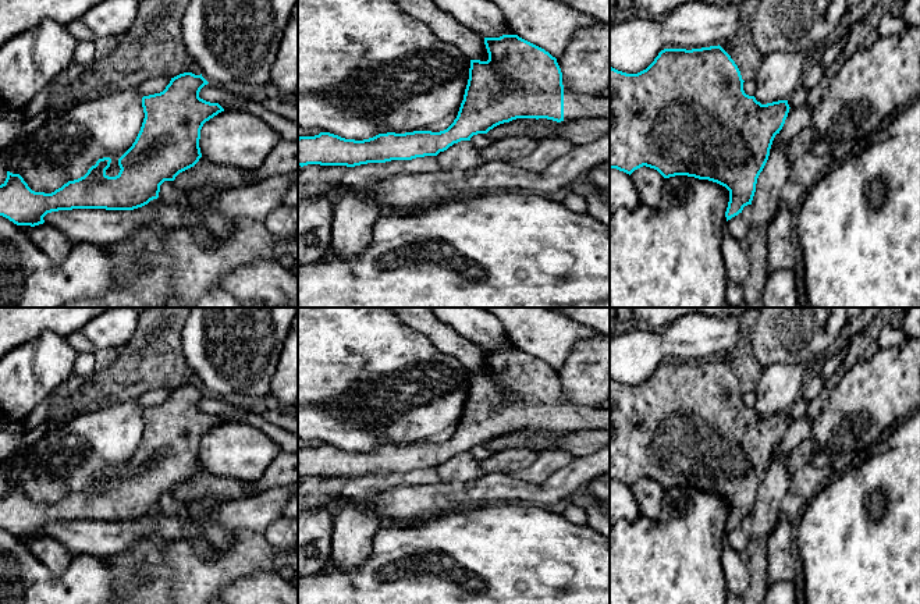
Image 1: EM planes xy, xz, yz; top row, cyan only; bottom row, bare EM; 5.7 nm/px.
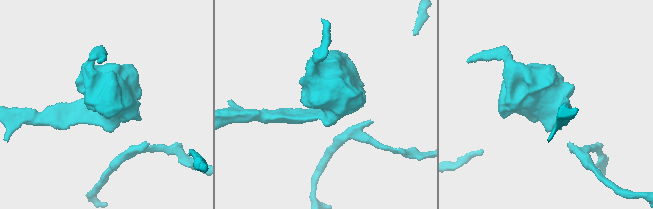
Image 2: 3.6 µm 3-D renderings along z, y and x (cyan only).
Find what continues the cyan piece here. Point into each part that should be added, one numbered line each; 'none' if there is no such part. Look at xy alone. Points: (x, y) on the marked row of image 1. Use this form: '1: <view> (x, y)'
none

